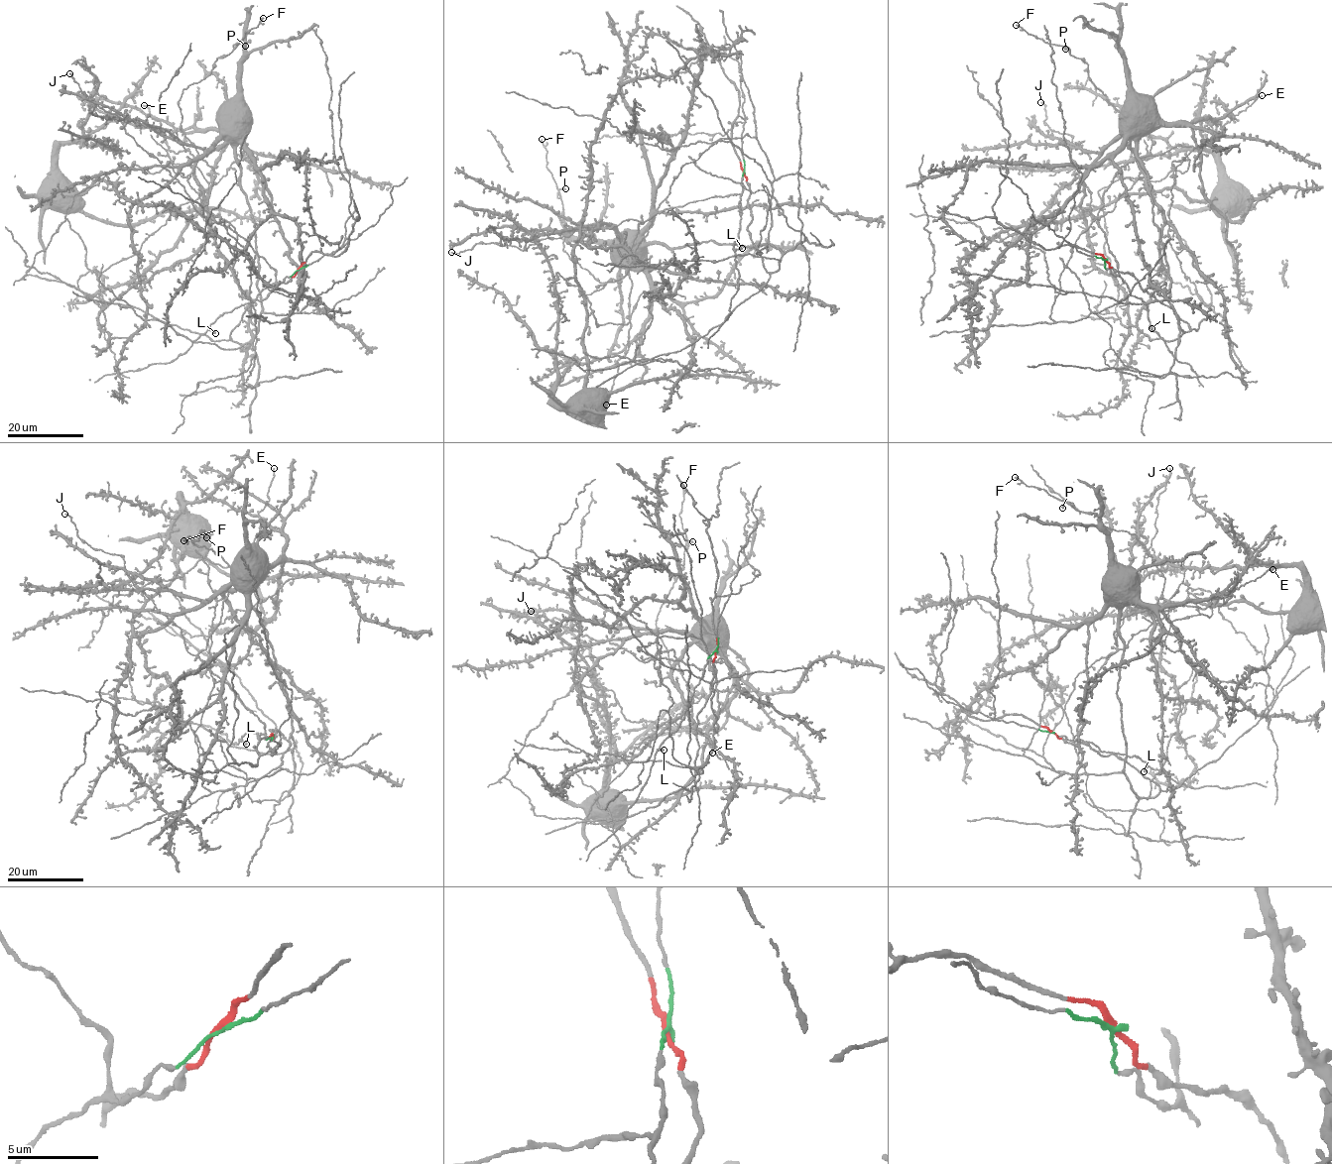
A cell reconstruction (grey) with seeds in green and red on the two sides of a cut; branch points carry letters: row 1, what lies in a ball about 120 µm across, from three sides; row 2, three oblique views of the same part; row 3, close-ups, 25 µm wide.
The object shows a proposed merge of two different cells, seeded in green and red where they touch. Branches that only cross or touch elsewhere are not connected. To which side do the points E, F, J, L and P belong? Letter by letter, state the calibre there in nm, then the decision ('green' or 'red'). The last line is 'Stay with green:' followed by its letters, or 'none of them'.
E: 170 nm thick; green
F: 240 nm thick; green
J: 240 nm thick; green
L: 400 nm thick; green
P: 320 nm thick; green
Stay with green: E, F, J, L, P

